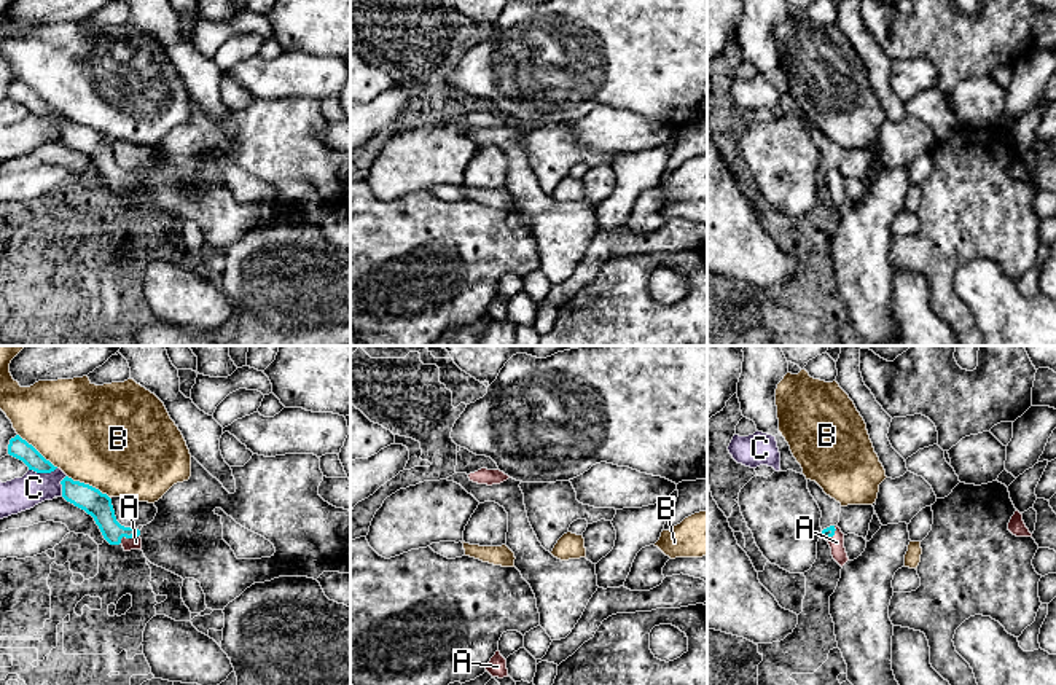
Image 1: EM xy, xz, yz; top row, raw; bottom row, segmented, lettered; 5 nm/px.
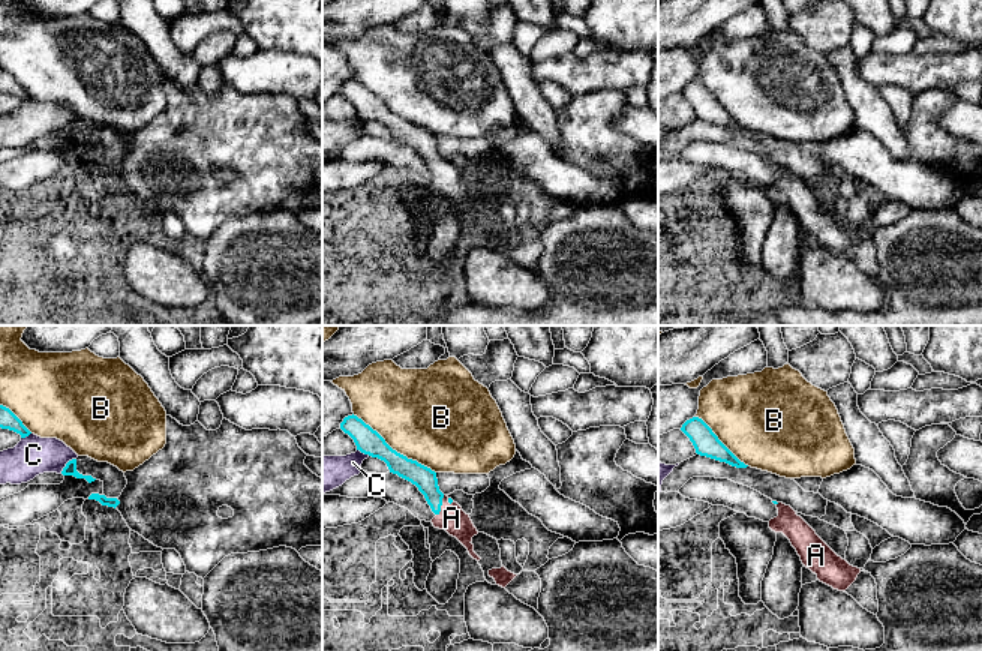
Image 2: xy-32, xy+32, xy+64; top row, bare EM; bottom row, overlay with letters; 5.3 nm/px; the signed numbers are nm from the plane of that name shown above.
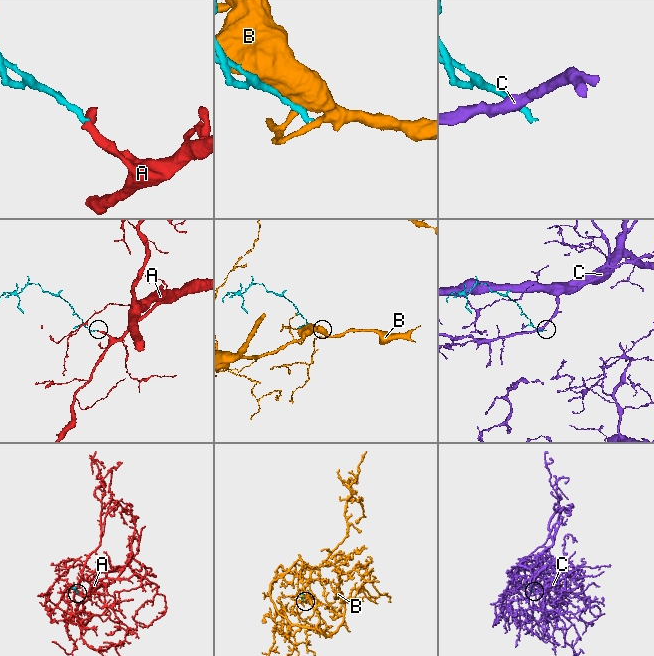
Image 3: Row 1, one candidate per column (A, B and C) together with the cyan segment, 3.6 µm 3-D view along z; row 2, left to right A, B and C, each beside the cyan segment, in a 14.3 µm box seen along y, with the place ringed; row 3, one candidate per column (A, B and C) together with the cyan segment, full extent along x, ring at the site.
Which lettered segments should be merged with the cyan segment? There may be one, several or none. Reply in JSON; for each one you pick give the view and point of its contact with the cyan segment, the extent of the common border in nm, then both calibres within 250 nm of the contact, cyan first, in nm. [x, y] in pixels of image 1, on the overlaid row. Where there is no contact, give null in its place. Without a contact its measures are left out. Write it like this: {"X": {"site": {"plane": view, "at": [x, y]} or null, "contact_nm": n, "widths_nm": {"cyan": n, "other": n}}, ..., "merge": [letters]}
{"A": {"site": {"plane": "xy", "at": [128, 537]}, "contact_nm": 110, "widths_nm": {"cyan": 130, "other": 60}}, "merge": ["A"]}

